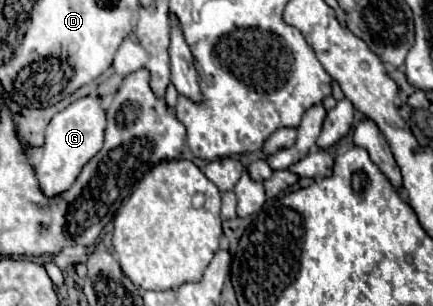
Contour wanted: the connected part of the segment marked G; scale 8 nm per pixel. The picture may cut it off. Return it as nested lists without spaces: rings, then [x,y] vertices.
[[[87,95],[77,99],[51,119],[45,131],[45,141],[41,147],[35,149],[31,159],[41,191],[45,195],[59,195],[73,185],[83,165],[103,147],[105,125],[107,113],[101,107],[99,95]]]

